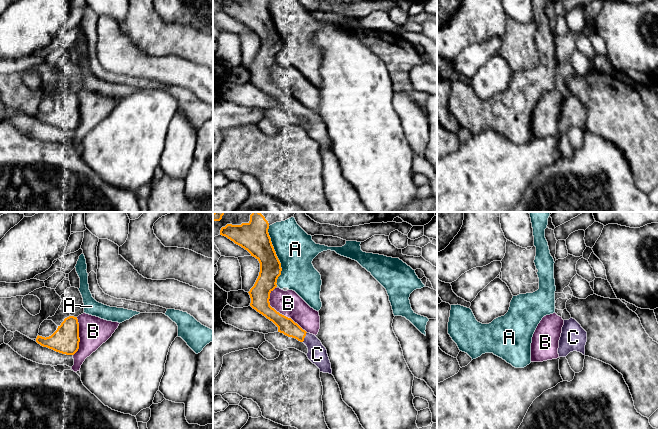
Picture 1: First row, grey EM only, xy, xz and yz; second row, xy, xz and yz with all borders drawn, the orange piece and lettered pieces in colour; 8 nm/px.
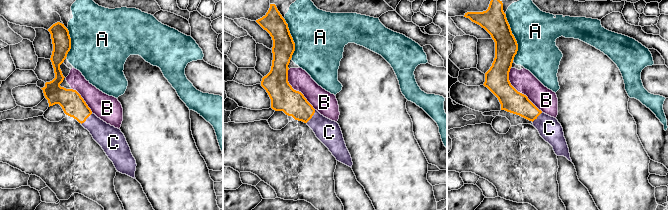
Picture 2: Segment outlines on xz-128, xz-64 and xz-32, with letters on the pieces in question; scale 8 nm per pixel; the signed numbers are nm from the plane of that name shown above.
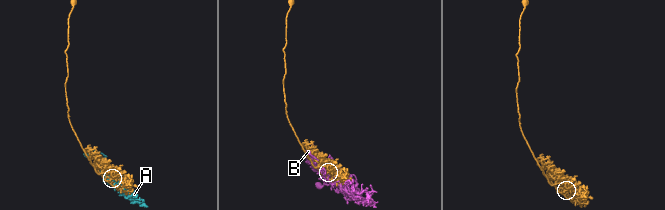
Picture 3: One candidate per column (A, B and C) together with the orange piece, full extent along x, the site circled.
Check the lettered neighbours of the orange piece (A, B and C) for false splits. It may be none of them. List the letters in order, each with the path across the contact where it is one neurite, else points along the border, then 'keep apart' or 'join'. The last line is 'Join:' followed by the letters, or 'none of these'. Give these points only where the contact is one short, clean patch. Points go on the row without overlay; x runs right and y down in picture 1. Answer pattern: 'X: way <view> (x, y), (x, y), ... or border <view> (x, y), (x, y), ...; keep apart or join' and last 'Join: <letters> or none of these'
A: keep apart
B: keep apart
C: join
Join: C

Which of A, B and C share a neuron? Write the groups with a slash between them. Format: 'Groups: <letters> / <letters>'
Groups: A / B / C

